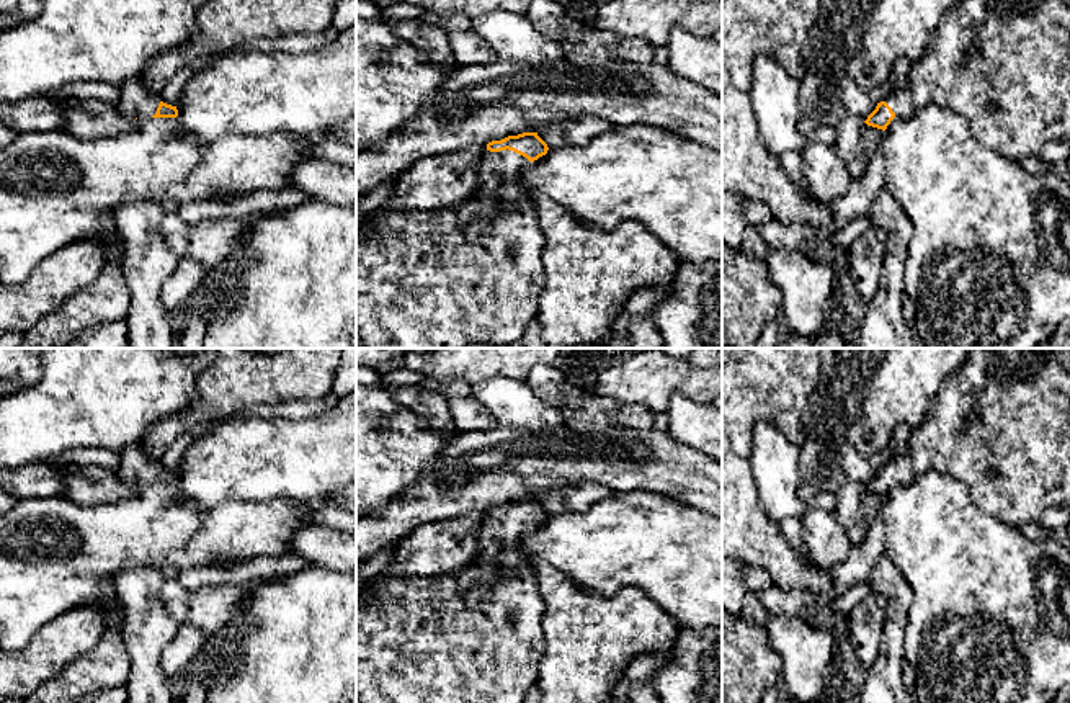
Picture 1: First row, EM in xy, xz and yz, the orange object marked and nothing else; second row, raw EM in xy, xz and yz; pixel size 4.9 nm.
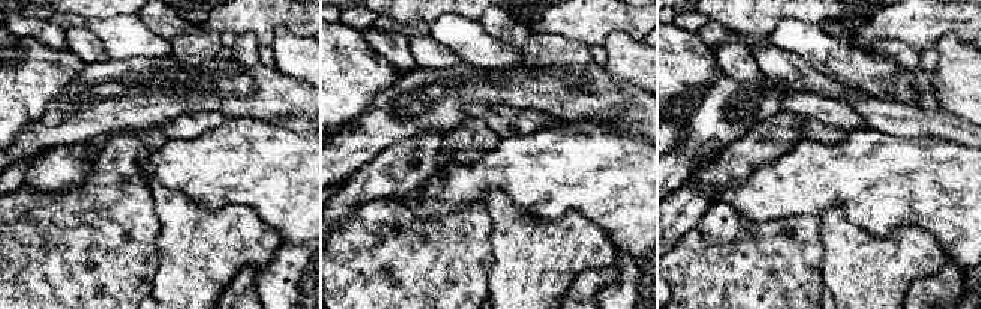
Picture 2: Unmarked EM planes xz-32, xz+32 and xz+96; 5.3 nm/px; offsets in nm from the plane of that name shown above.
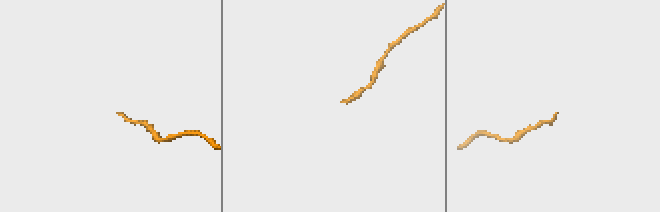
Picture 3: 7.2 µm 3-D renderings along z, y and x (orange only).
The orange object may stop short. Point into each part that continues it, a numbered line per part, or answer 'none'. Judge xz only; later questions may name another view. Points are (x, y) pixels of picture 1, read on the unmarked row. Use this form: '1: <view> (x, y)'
1: xz (474, 635)

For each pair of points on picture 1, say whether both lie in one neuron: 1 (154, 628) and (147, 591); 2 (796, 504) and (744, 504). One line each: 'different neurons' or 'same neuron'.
1: same neuron
2: different neurons

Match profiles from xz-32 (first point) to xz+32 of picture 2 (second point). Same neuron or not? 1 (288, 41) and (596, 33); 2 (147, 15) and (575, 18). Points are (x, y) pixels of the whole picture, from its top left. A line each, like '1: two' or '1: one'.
1: two
2: two

